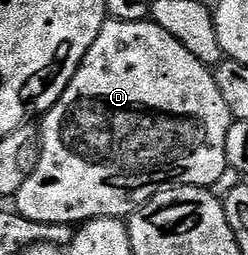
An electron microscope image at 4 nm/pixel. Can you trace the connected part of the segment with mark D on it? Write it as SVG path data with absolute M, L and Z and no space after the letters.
M108 19L102 25L100 35L96 35L96 43L84 55L76 75L72 75L72 83L60 95L57 103L41 118L40 148L38 162L24 187L20 187L16 198L16 212L19 217L28 219L32 223L45 225L69 225L77 227L87 221L95 221L101 217L129 218L130 214L137 213L146 202L151 201L157 193L167 187L196 187L197 189L210 189L228 173L224 142L228 139L228 127L231 123L228 103L224 103L224 95L220 95L220 87L216 87L212 69L196 59L192 52L178 42L163 27L154 20L124 23Z

